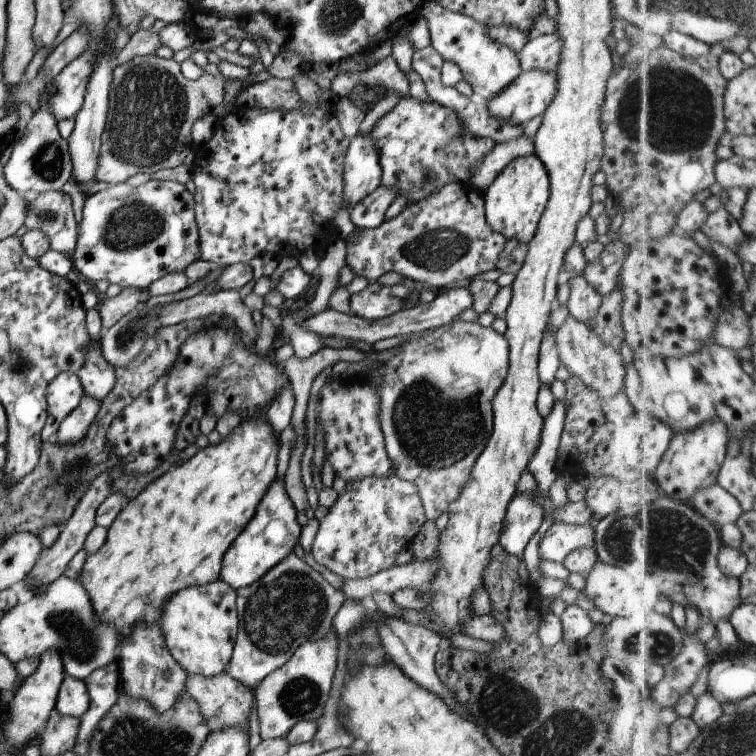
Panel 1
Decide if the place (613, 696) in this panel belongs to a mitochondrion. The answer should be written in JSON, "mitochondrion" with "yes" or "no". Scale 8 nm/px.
{"mitochondrion":"no"}

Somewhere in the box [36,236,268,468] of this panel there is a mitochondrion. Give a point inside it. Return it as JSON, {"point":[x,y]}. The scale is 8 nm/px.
{"point":[127,334]}

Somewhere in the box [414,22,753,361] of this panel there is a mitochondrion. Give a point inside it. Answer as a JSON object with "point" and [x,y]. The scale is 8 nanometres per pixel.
{"point":[666,109]}

